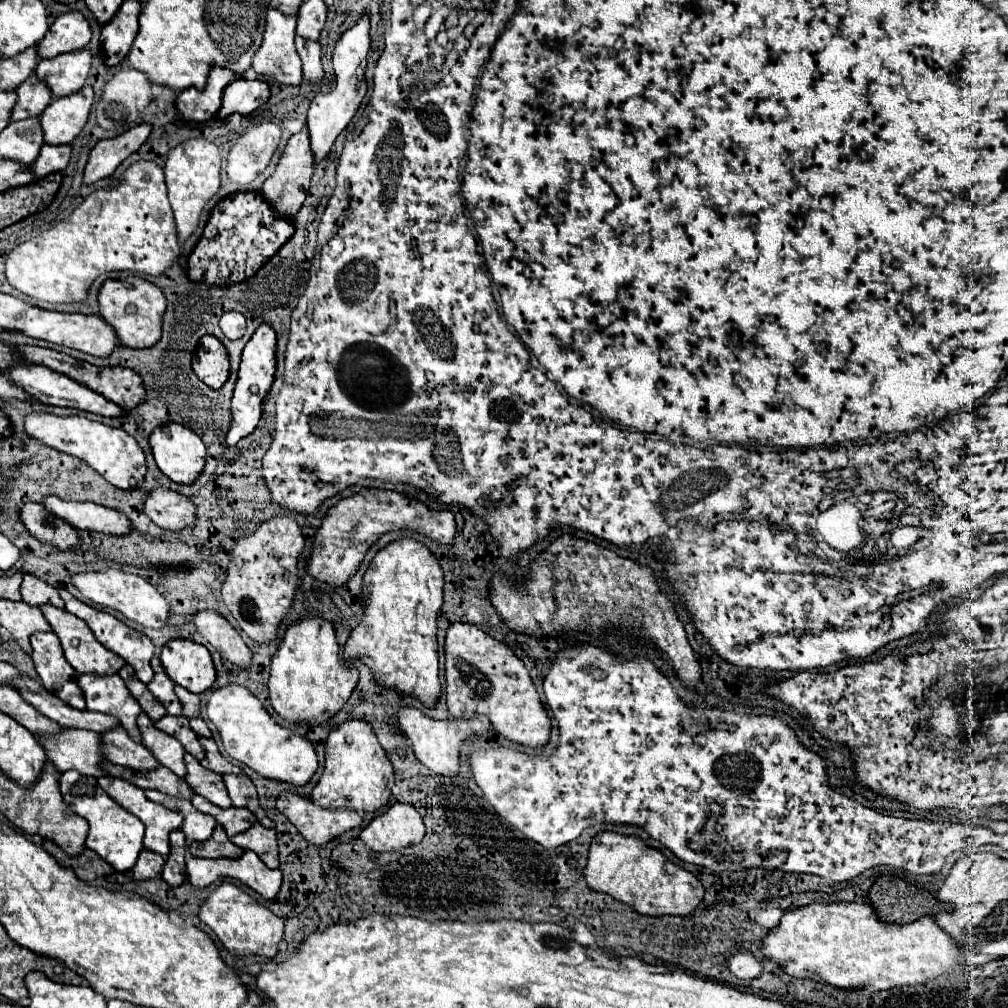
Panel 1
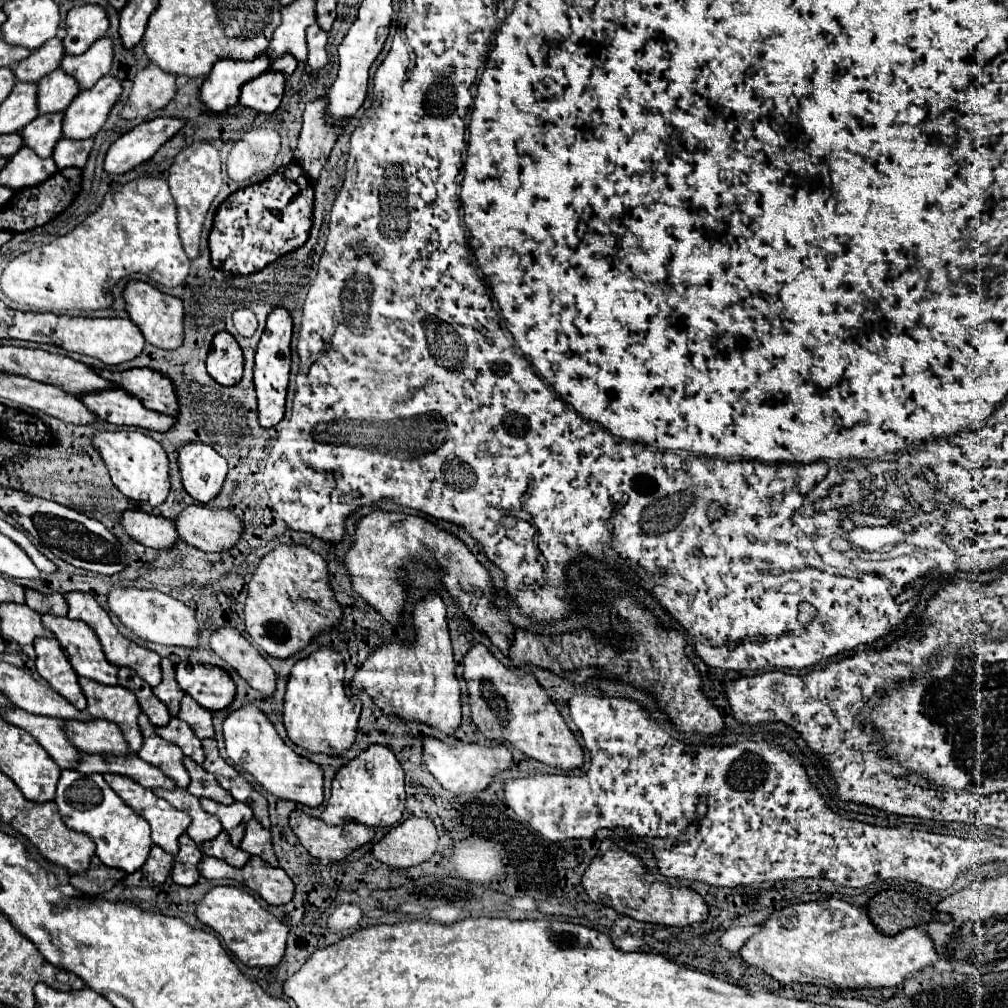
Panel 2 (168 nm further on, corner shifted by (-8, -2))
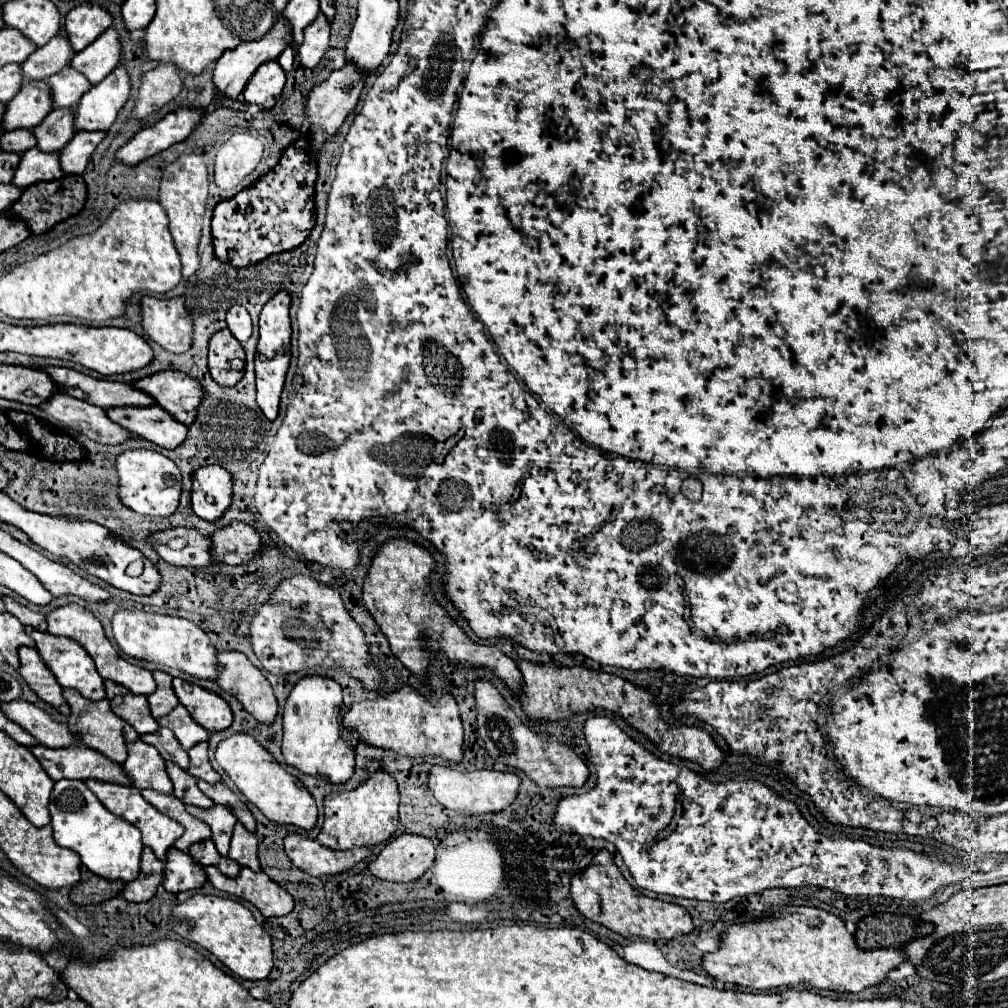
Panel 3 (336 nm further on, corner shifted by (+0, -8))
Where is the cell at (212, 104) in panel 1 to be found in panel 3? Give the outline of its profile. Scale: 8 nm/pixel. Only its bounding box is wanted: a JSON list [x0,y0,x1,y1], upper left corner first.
[212,17,290,99]

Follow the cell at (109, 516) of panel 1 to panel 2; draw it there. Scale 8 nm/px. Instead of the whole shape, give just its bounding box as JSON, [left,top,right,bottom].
[120,511,180,549]

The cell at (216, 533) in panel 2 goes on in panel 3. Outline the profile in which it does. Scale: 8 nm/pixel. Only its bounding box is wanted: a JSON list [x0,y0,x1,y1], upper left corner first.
[210,521,262,565]

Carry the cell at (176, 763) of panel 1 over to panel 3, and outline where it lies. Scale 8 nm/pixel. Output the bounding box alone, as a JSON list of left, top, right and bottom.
[122,723,172,793]

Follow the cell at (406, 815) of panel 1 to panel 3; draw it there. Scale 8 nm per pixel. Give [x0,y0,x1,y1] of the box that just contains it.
[368,833,434,881]

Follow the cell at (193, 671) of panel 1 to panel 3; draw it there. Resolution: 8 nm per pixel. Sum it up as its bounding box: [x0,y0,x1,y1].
[174,679,232,731]

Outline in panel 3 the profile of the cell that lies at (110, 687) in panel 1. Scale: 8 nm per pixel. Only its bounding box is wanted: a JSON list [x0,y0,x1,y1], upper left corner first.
[64,689,126,763]

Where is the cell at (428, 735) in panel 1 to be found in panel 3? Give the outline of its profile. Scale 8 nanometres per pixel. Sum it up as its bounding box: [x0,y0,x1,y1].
[428,765,520,815]

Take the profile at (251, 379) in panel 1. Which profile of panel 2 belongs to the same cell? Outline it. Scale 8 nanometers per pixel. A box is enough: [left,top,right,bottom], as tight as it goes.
[254,307,292,429]

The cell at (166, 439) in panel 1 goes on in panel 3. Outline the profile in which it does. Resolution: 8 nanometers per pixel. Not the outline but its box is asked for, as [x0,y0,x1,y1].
[192,465,232,521]

